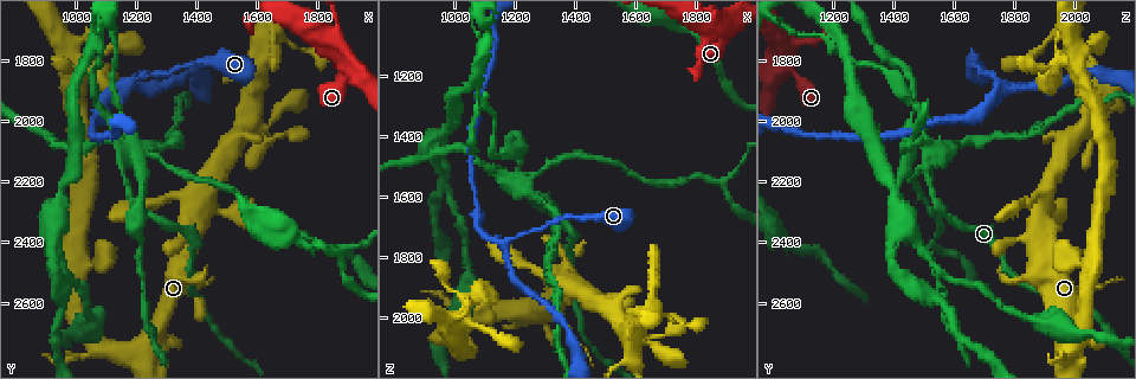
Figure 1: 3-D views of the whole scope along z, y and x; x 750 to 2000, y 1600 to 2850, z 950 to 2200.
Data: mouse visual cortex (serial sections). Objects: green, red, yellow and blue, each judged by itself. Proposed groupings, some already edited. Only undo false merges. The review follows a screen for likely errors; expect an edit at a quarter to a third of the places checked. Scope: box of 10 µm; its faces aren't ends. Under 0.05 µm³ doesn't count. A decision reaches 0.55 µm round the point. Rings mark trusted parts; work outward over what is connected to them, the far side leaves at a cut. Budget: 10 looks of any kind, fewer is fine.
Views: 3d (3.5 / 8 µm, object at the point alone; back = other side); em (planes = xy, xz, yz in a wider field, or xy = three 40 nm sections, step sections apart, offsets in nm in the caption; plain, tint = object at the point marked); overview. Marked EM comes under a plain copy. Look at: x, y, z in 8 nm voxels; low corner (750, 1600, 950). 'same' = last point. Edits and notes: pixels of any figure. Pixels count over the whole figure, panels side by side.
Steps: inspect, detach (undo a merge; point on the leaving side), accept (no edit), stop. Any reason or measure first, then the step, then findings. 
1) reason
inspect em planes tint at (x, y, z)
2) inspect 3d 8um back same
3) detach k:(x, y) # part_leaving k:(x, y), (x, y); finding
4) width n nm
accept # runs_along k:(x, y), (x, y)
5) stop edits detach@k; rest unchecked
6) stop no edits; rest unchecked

sharp bend
inspect 3d 3.5um at (1160, 2150, 1500)

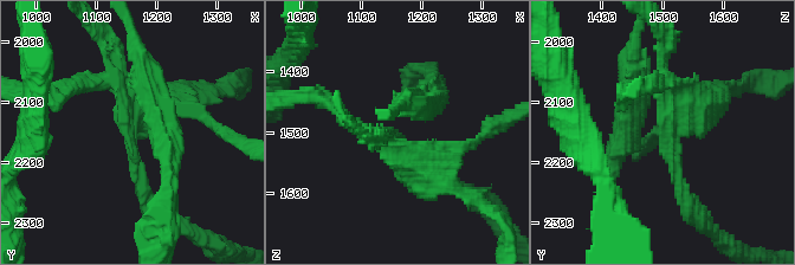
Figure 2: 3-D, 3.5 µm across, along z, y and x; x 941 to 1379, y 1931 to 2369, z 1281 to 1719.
arms 3; arm_widths 200, 200, 400 nm; now the EM
inspect em planes tint at (1155, 2150, 1505)

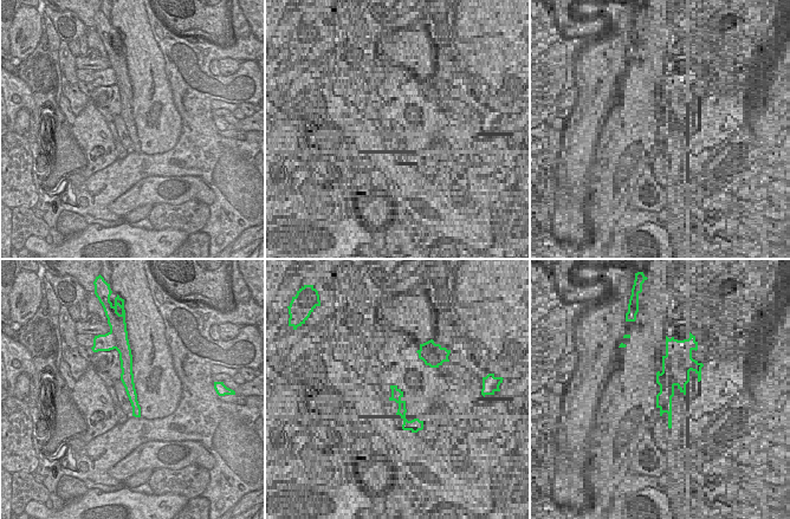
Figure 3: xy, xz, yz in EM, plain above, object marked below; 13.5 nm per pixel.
detach 2:(435, 144) # two cells meet here

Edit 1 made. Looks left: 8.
inspect overview

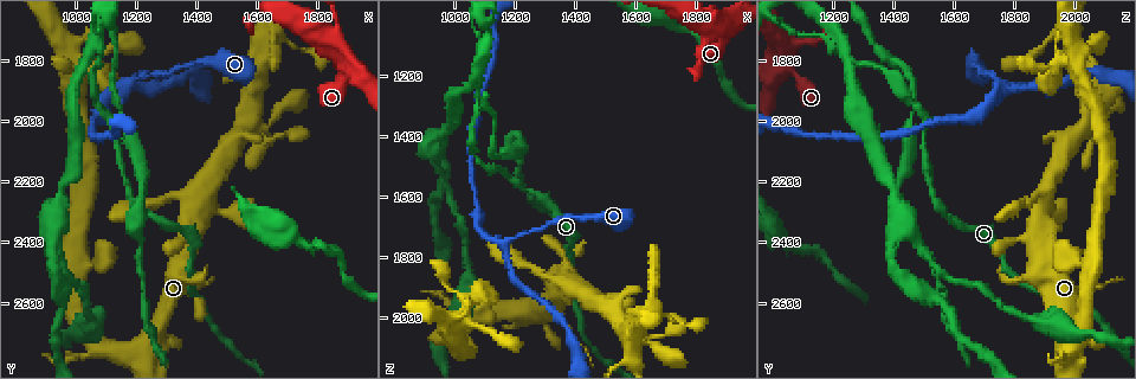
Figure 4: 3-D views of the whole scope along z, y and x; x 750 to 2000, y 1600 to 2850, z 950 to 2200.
sudden change in width
inspect 3d 8um at (1070, 1750, 1230)

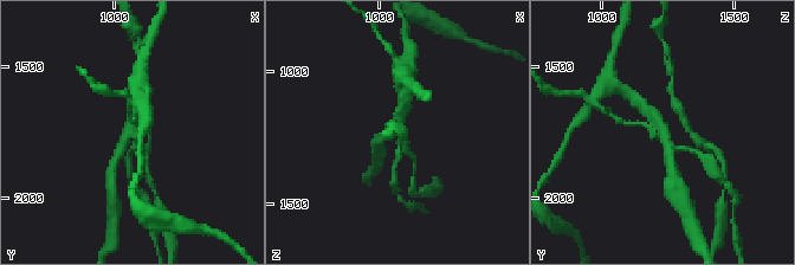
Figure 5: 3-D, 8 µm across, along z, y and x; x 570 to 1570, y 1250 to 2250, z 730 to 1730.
inspect 3d 3.5um same

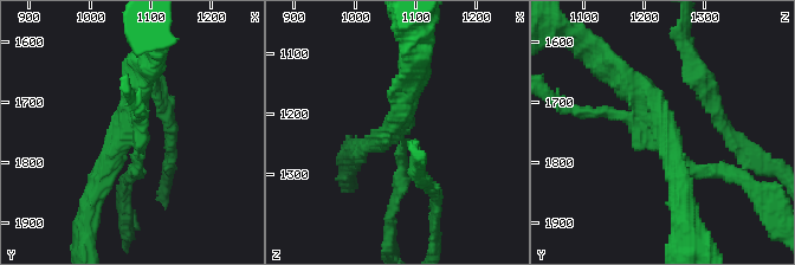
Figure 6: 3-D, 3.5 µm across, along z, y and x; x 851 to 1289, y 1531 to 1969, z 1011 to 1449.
detach 6:(395, 105) # part_leaving 6:(398, 134), (387, 134), (350, 155); two cells meet here

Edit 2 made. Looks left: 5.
redraw
inspect overview

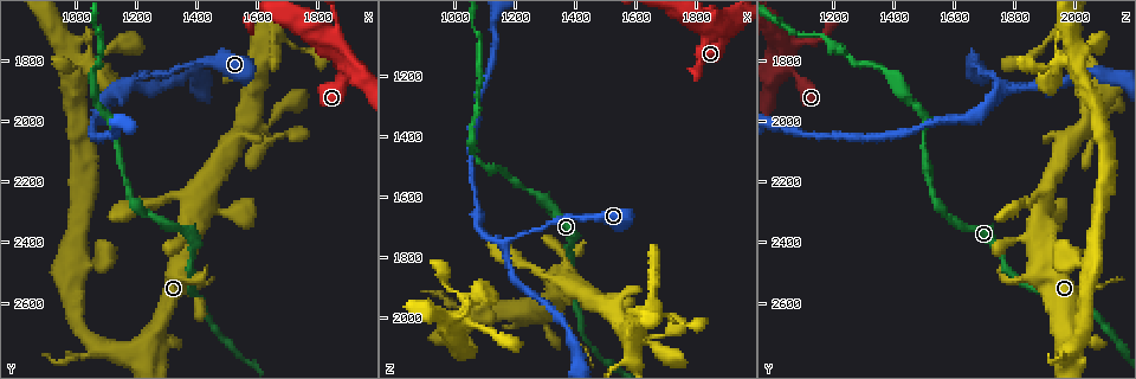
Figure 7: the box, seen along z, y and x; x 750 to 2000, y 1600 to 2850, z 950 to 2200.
inspect 3d 3.5um at (1160, 1880, 1770)

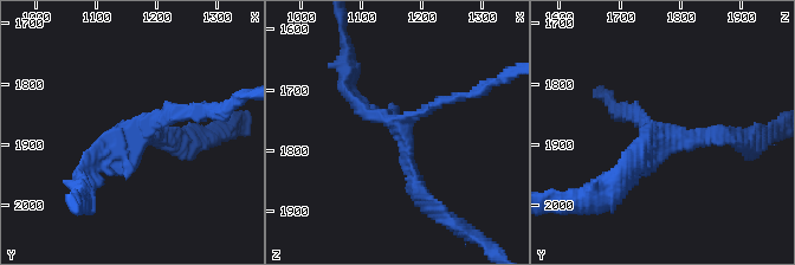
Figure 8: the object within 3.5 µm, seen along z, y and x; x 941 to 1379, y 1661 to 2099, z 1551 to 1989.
need the tissue
inspect em xy step 5 tint at (1170, 1885, 1755)

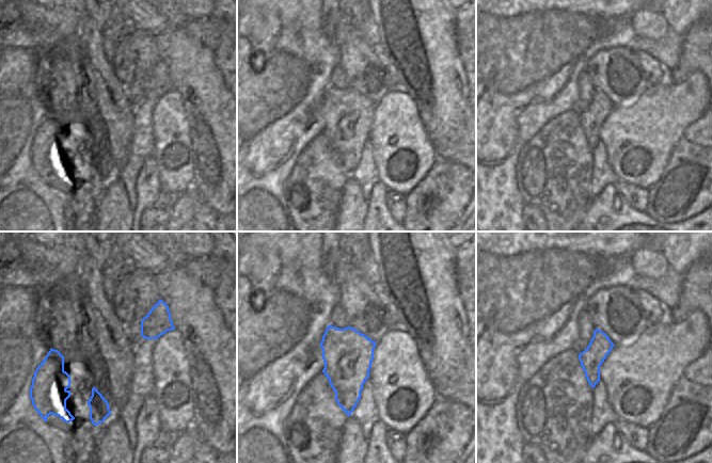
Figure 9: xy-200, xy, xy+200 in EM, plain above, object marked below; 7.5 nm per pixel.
accept # runs_along 8:(201, 114), (108, 142), (82, 175); all the same cell

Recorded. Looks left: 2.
a narrow waist
inspect 3d 3.5um back at (1010, 1830, 2000)

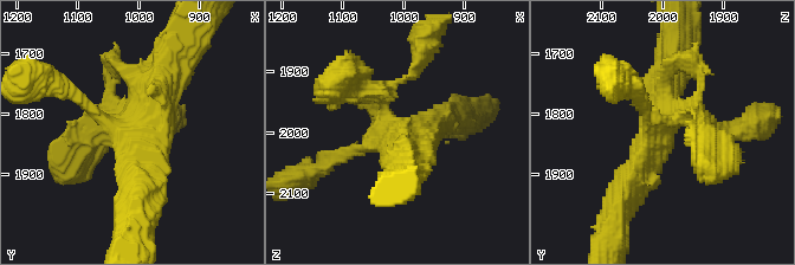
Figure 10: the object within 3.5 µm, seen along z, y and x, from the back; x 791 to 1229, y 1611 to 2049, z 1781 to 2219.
arms 4; arm_widths 150, 300, 450, 500 nm
inspect em planes tint at (995, 1830, 2010)

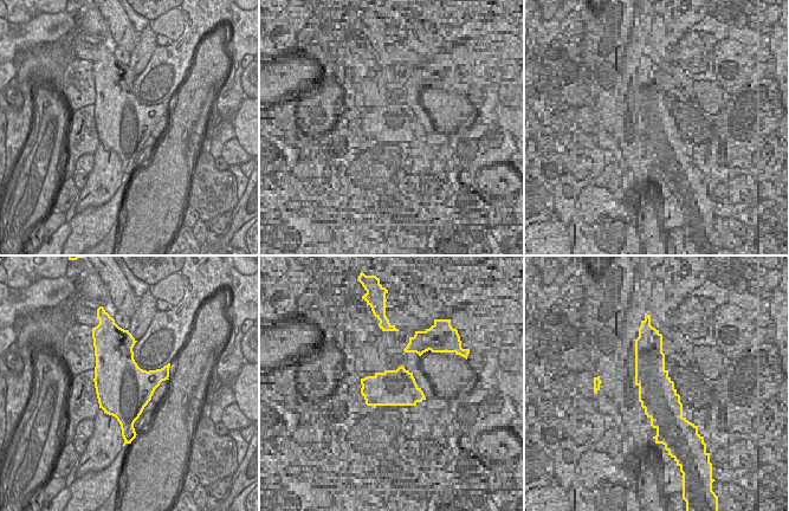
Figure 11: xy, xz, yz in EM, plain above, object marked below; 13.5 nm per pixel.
accept # runs_along 10:(618, 201), (658, 133), (670, 64); one cell here

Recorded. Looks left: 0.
stop edits detach@2, detach@6; rest unchecked

